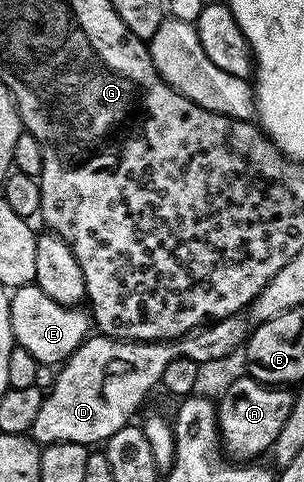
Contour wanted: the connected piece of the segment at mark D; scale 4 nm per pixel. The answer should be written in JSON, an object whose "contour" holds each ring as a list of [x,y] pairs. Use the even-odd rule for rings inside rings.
{"contour":[[[241,315],[225,317],[221,321],[206,324],[172,341],[118,341],[116,337],[90,336],[56,370],[58,373],[53,381],[53,390],[45,393],[43,407],[39,407],[39,419],[31,430],[33,440],[42,447],[55,443],[100,446],[108,441],[111,435],[115,435],[115,431],[119,431],[134,420],[133,412],[144,403],[145,396],[153,388],[157,389],[161,385],[163,371],[176,357],[186,357],[200,367],[205,367],[208,361],[217,361],[220,357],[227,356],[232,349],[240,350],[247,337],[243,318]]]}

